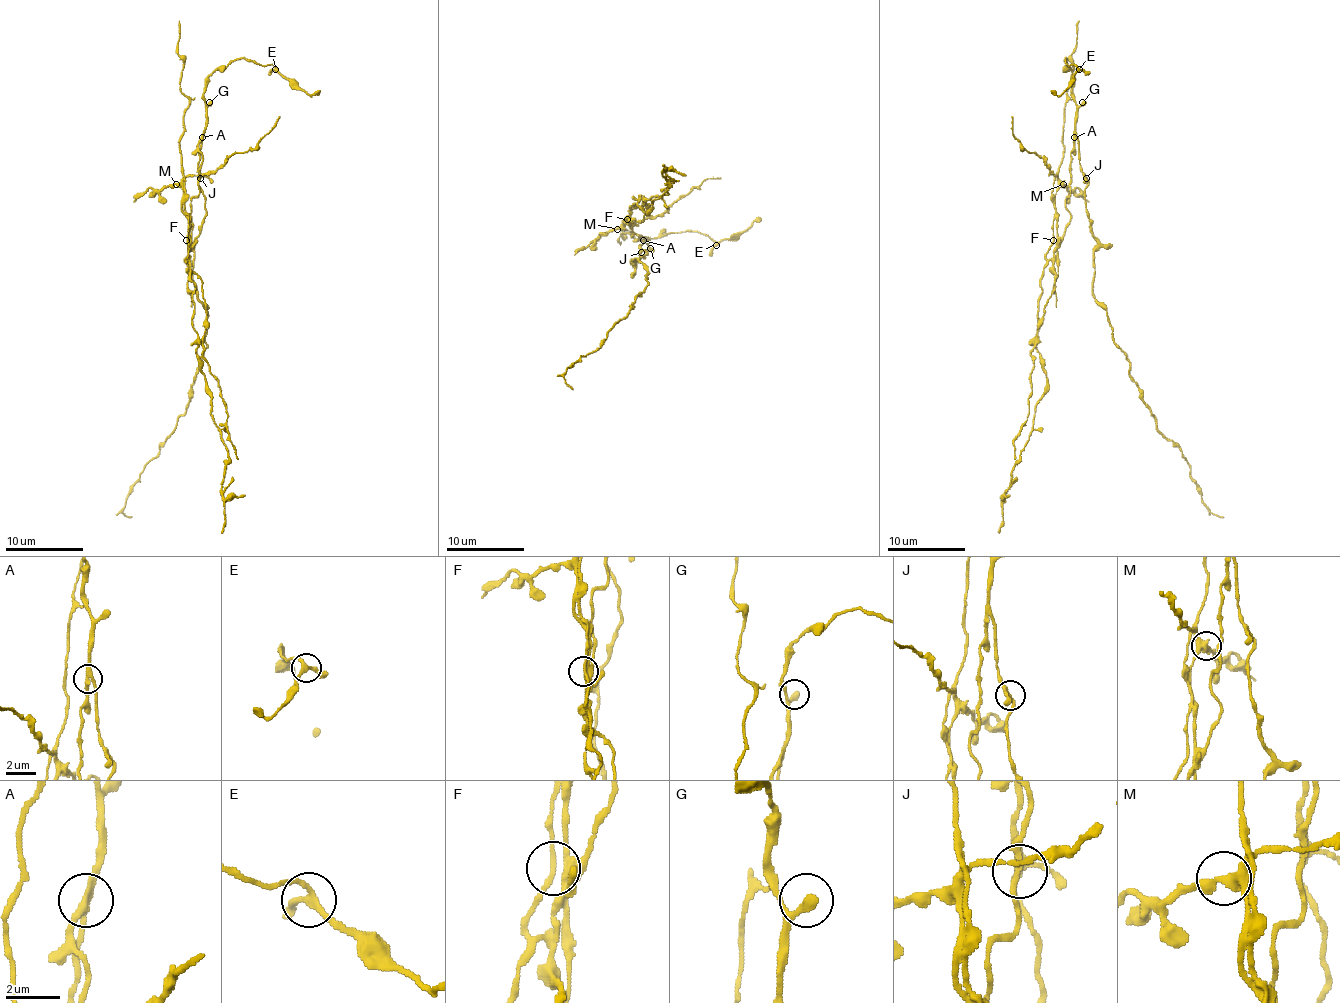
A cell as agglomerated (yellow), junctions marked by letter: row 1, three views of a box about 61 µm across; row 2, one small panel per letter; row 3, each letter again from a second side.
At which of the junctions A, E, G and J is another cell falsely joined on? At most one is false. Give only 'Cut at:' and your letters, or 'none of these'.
Cut at: A

